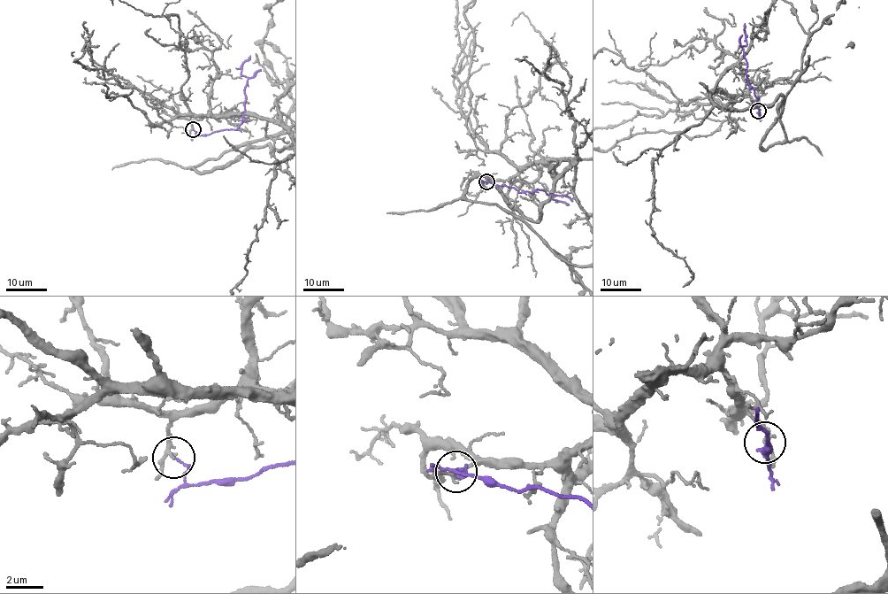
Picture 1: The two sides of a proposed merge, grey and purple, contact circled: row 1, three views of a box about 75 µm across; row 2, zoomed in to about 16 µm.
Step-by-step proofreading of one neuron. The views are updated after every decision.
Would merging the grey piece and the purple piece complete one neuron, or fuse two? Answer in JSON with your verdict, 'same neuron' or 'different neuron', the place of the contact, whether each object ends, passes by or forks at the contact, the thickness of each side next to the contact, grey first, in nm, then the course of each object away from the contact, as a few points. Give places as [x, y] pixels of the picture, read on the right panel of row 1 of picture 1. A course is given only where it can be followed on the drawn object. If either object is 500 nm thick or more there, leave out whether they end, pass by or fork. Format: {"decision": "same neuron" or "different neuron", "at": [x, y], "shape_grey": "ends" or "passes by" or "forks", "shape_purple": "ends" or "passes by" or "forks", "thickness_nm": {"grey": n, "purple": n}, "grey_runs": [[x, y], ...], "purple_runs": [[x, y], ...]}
{"decision": "different neuron", "at": [758, 111], "shape_grey": "passes by", "shape_purple": "ends", "thickness_nm": {"grey": 170, "purple": 100}, "grey_runs": [[758, 111], [709, 92], [780, 96], [760, 146], [784, 141], [808, 57], [774, 12]], "purple_runs": [[758, 111], [755, 101], [757, 97], [747, 80], [743, 47], [746, 45], [745, 23]]}

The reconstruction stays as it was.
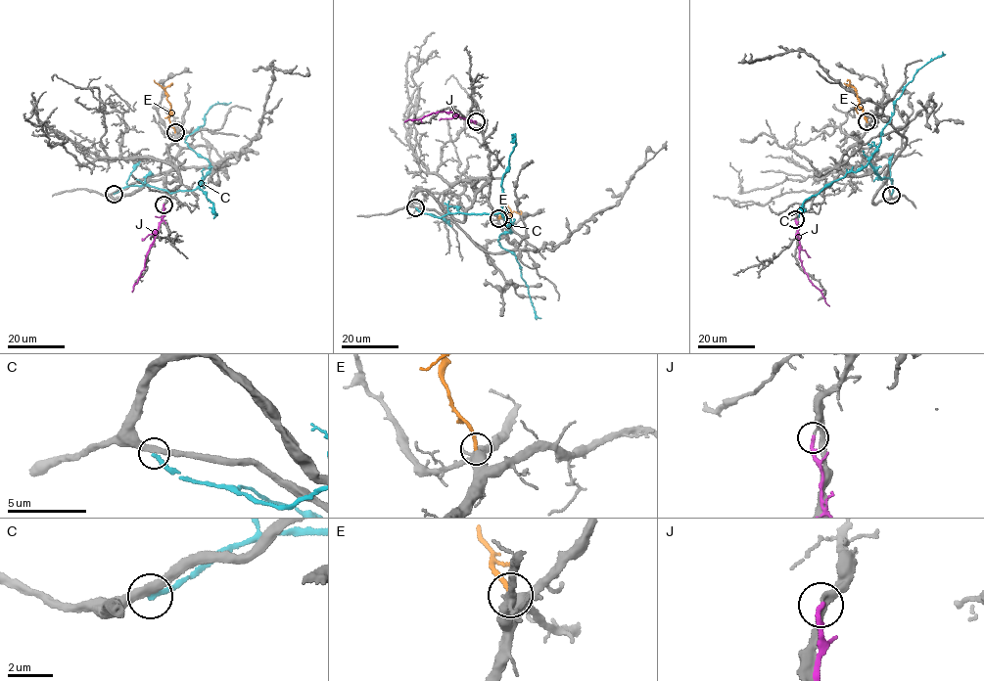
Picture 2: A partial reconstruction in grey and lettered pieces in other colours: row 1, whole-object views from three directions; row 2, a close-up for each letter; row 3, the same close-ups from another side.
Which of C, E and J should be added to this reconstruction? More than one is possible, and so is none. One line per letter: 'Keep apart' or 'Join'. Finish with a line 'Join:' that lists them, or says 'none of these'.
C: Keep apart
E: Join
J: Keep apart
Join: E

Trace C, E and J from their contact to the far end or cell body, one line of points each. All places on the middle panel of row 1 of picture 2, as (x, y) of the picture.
C: (416, 207), (438, 217), (501, 213), (512, 232), (502, 233), (498, 242), (521, 266), (535, 314), (540, 318)
E: (498, 217), (511, 215), (508, 204)
J: (476, 121), (444, 111), (404, 121)

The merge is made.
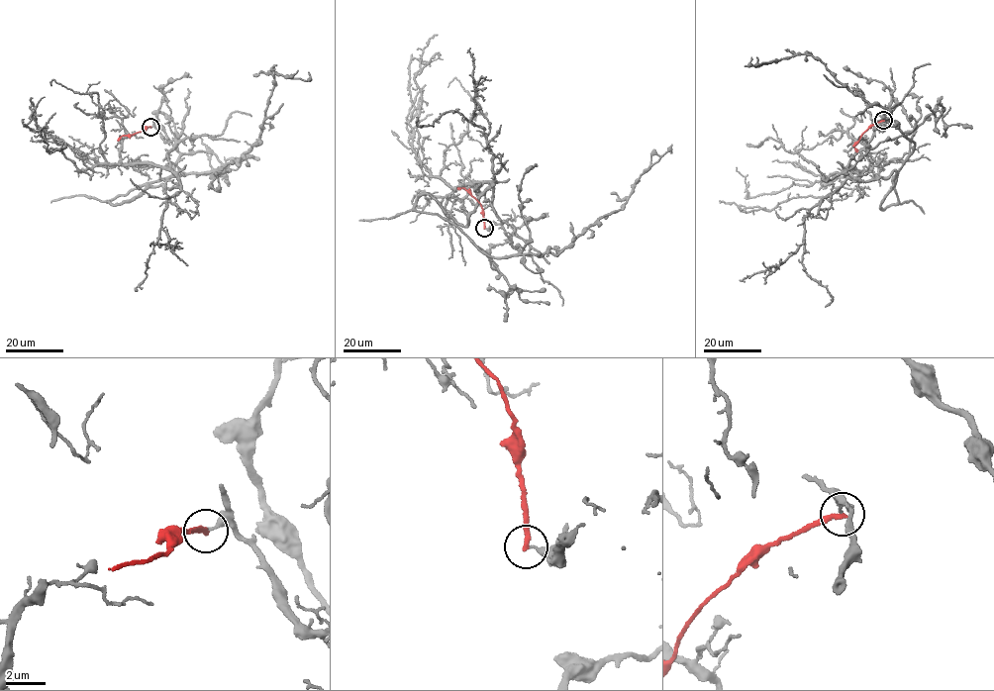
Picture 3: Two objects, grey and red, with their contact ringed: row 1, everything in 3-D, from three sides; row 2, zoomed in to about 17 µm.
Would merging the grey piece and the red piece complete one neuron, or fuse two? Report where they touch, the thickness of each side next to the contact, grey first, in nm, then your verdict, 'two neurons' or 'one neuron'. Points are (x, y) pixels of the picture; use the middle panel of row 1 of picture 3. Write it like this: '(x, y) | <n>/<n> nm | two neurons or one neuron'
(484, 228) | 220/260 nm | two neurons

